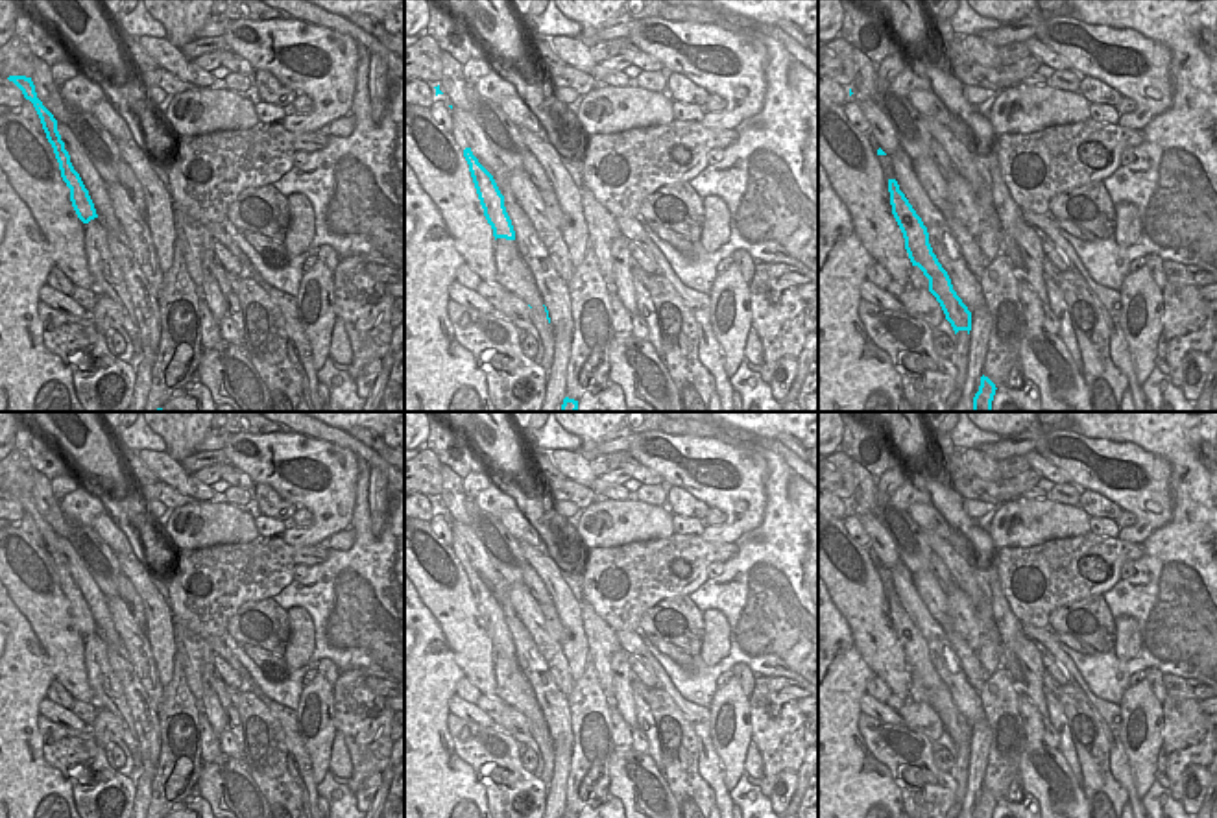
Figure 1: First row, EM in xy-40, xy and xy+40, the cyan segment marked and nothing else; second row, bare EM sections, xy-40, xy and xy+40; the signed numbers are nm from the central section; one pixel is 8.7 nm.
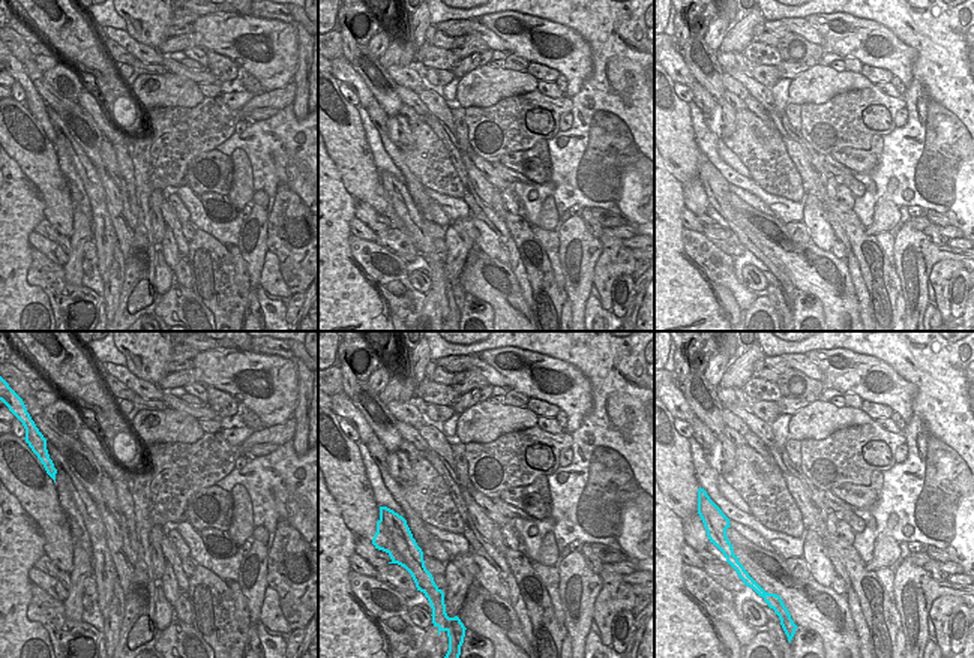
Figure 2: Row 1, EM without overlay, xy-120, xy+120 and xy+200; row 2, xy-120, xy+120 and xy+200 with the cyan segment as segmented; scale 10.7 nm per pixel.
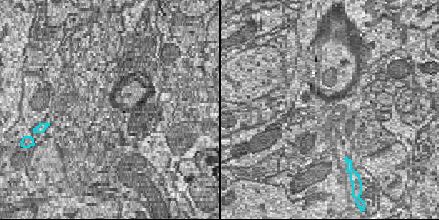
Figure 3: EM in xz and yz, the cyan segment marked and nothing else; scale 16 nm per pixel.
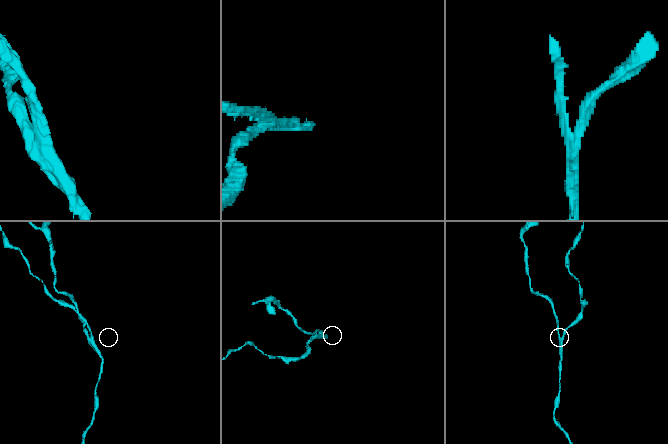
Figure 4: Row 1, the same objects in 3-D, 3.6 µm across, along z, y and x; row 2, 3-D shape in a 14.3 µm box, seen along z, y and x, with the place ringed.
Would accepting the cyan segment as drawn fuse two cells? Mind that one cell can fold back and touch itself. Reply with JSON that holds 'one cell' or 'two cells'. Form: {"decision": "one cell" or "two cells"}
{"decision": "two cells"}

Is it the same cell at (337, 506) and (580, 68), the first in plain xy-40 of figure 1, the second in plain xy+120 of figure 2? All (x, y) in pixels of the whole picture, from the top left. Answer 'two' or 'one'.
one

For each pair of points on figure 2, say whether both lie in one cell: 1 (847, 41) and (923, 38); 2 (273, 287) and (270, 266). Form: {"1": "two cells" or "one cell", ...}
{"1": "two cells", "2": "one cell"}

